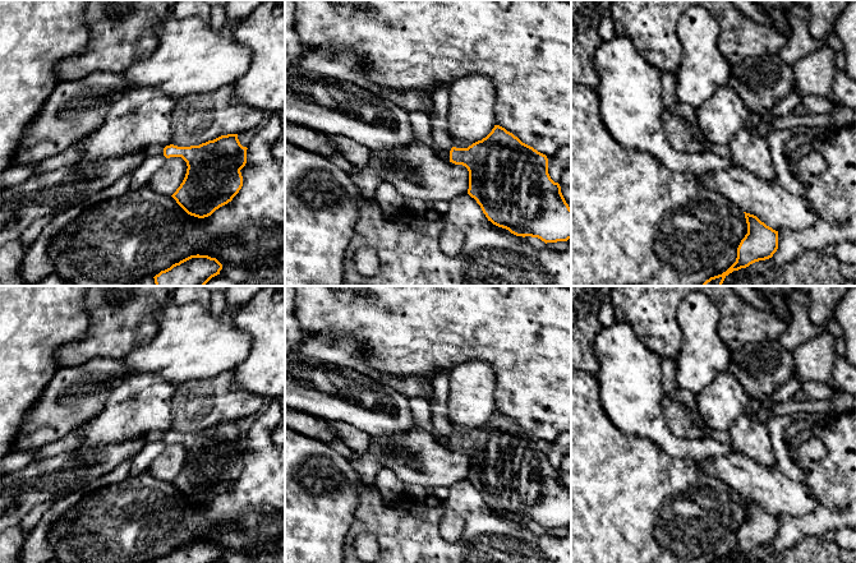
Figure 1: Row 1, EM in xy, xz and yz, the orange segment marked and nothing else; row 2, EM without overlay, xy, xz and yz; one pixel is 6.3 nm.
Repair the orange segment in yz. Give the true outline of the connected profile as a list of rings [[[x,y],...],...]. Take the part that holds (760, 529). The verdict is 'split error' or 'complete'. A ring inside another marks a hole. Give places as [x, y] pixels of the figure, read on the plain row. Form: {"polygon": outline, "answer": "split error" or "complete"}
{"polygon": [[[744,499],[747,520],[737,534],[736,548],[726,558],[714,563],[726,563],[733,557],[746,554],[759,546],[769,545],[778,535],[778,517],[767,512],[756,502]]], "answer": "complete"}

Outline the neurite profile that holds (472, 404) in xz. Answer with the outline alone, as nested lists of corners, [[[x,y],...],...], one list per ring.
[[[470,360],[450,370],[448,420],[456,434],[485,424],[496,411],[496,374],[491,364]]]

